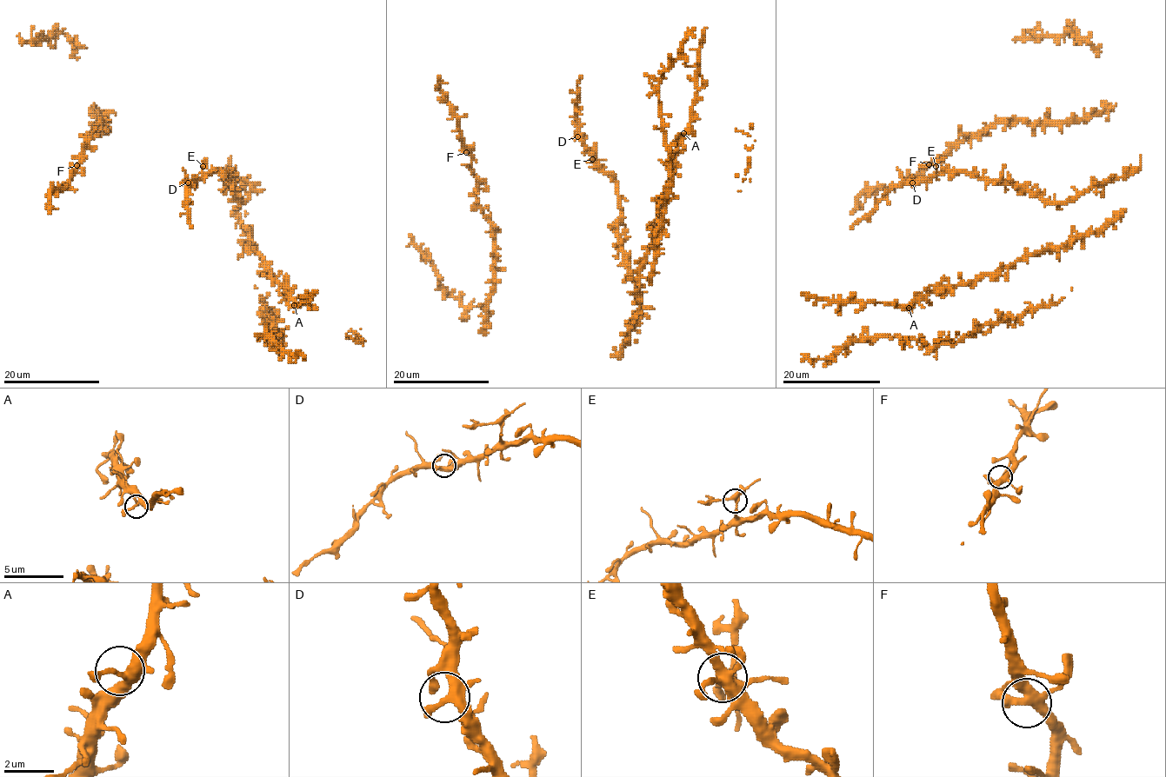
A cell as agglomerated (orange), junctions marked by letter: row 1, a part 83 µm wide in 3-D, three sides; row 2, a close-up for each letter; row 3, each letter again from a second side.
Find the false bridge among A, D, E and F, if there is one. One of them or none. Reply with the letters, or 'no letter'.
E

